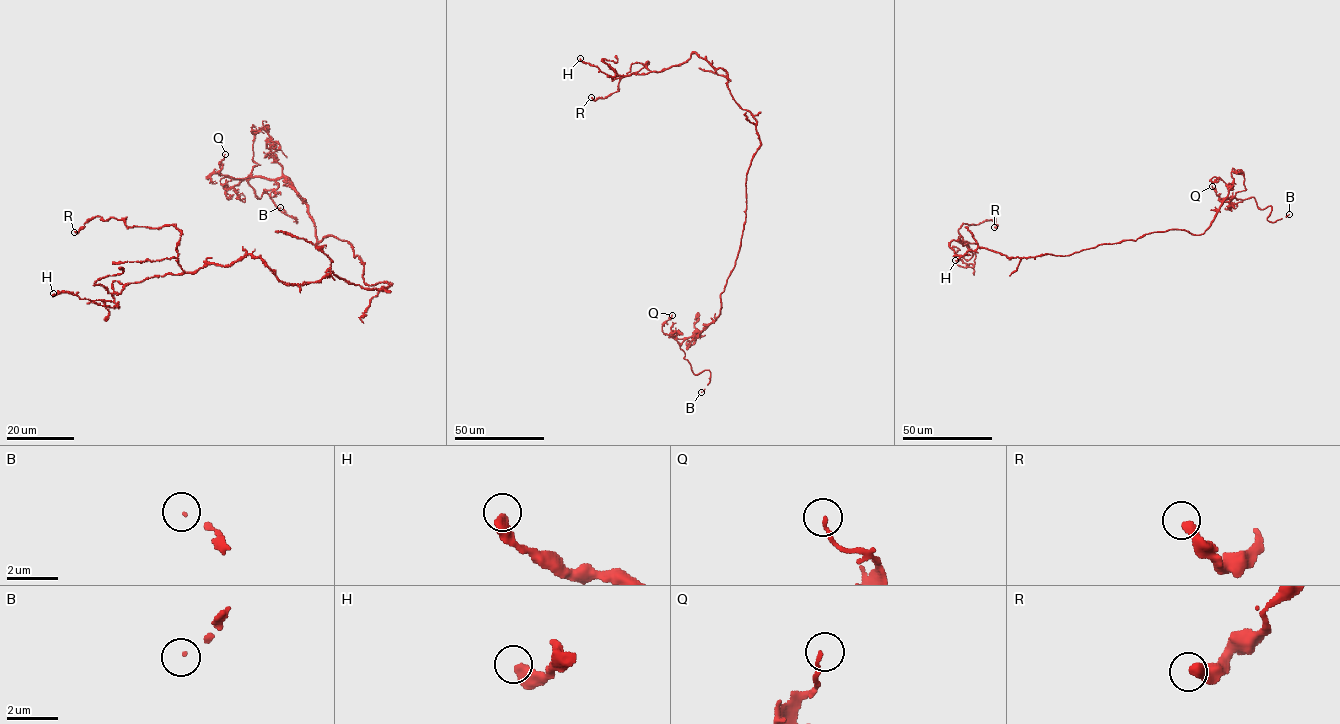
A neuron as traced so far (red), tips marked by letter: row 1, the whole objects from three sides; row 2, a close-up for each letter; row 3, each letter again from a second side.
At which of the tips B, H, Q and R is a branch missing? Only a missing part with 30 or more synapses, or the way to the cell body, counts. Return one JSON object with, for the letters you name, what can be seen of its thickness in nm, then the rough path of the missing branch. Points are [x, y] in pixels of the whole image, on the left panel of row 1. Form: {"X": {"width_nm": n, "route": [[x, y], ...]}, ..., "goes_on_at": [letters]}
{"B": {"width_nm": 50, "route": [[280, 207], [270, 209], [259, 199], [258, 193], [265, 186]]}, "goes_on_at": ["B"]}

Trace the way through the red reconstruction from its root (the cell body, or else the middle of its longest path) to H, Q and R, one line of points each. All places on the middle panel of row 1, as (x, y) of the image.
H: (749, 167), (760, 144), (757, 120), (735, 102), (722, 69), (694, 52), (660, 71), (611, 79), (580, 58)
Q: (749, 167), (740, 246), (721, 294), (719, 315), (703, 330), (682, 338), (662, 331), (662, 324), (672, 315)
R: (749, 167), (757, 120), (735, 100), (726, 72), (695, 52), (657, 72), (648, 61), (618, 91), (591, 97)

